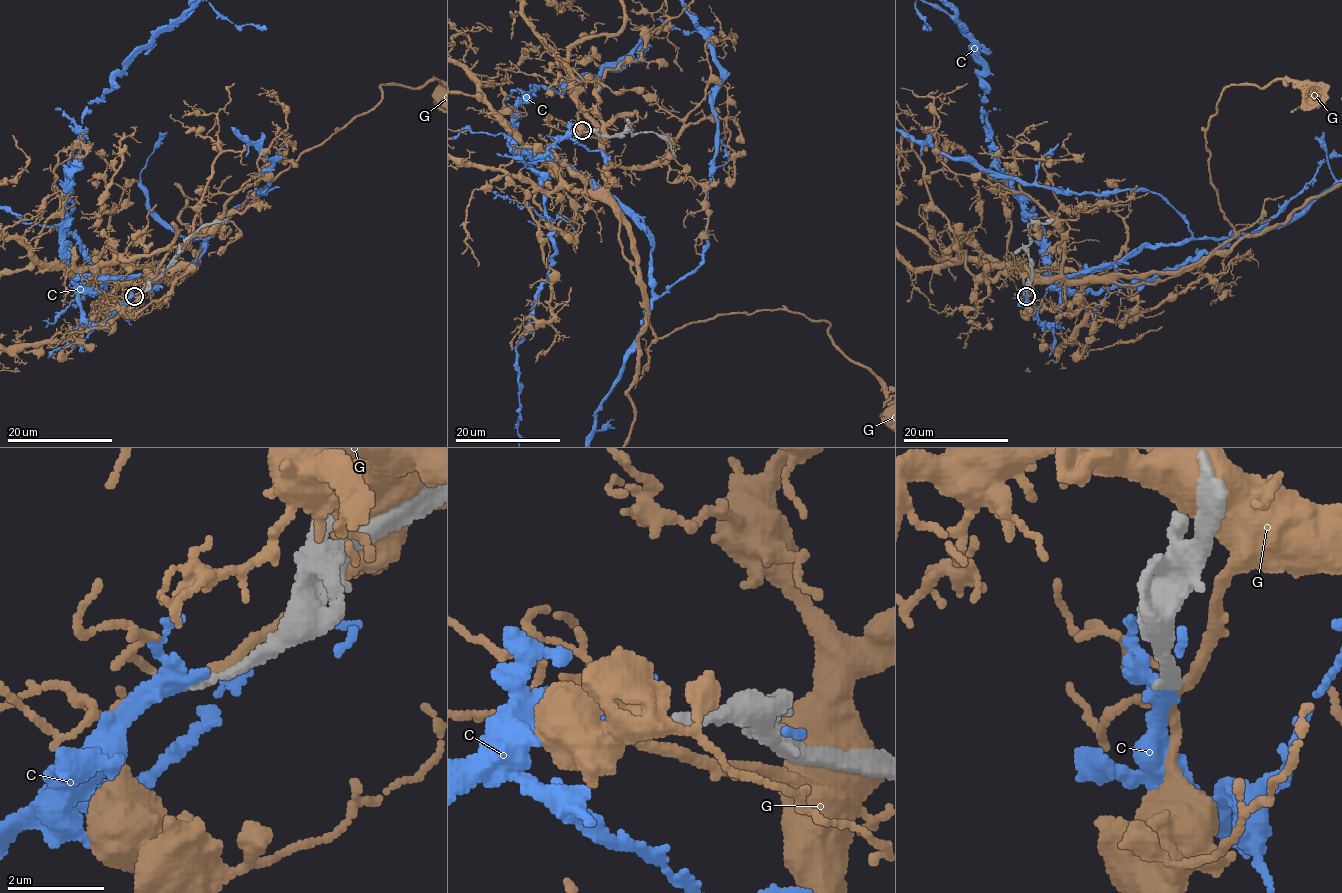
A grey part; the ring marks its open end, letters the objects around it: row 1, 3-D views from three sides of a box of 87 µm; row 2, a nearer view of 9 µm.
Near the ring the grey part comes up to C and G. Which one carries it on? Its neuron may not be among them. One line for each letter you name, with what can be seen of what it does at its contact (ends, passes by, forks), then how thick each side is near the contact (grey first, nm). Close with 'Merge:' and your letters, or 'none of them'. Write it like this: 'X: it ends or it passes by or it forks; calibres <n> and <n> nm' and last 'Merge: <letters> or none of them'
C: it passes by; calibres 240 and 320 nm
Merge: C

